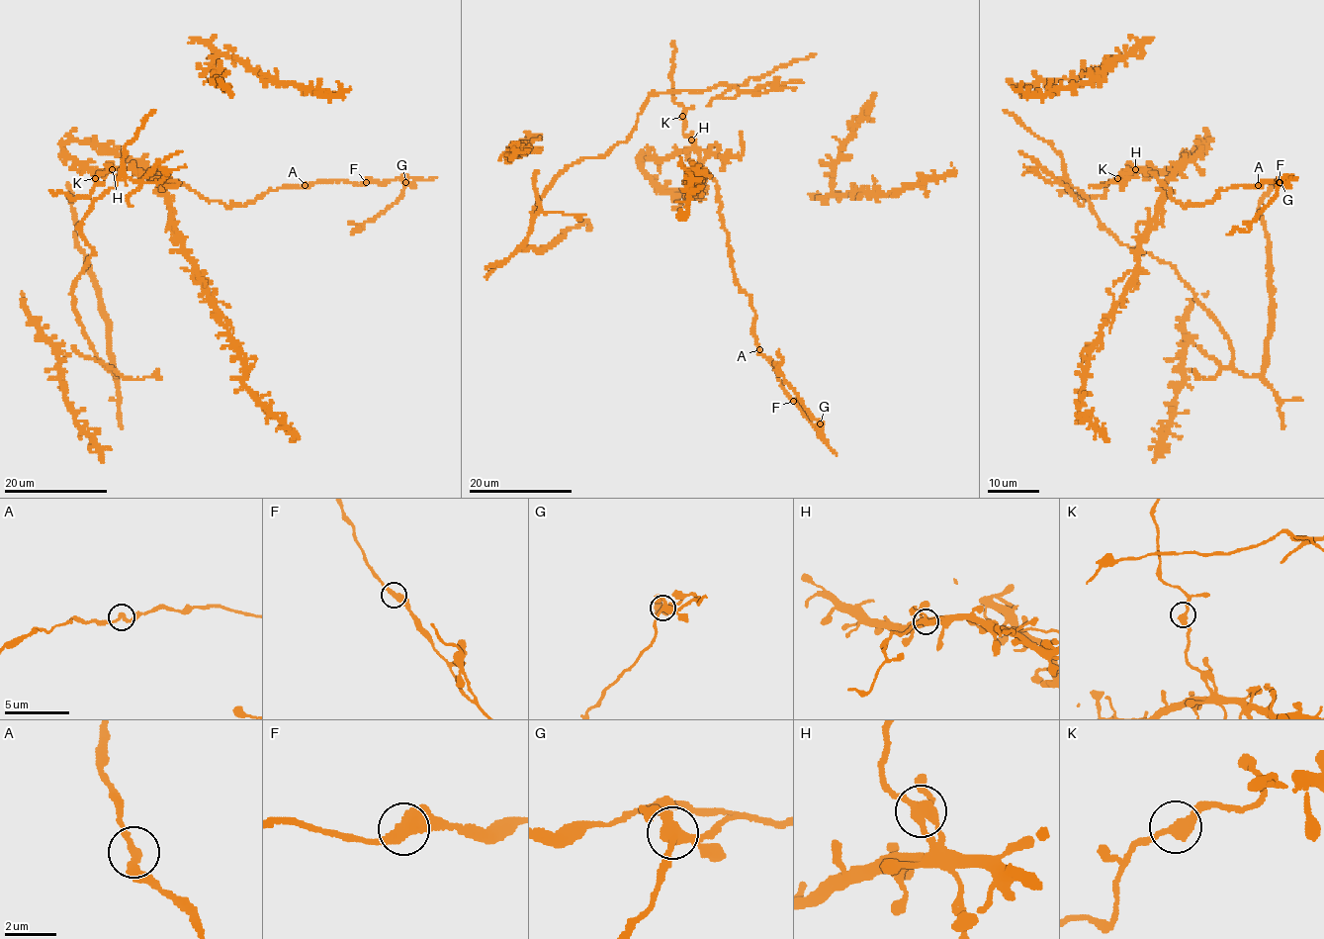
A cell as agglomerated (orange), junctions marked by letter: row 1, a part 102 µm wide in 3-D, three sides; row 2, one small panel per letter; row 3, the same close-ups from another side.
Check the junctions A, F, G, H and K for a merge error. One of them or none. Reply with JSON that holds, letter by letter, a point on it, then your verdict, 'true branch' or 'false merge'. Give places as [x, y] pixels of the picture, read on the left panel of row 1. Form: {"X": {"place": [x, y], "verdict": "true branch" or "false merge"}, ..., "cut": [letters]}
{"A": {"place": [305, 185], "verdict": "true branch"}, "F": {"place": [366, 182], "verdict": "true branch"}, "G": {"place": [405, 182], "verdict": "true branch"}, "H": {"place": [112, 169], "verdict": "false merge"}, "K": {"place": [95, 178], "verdict": "true branch"}, "cut": ["H"]}

